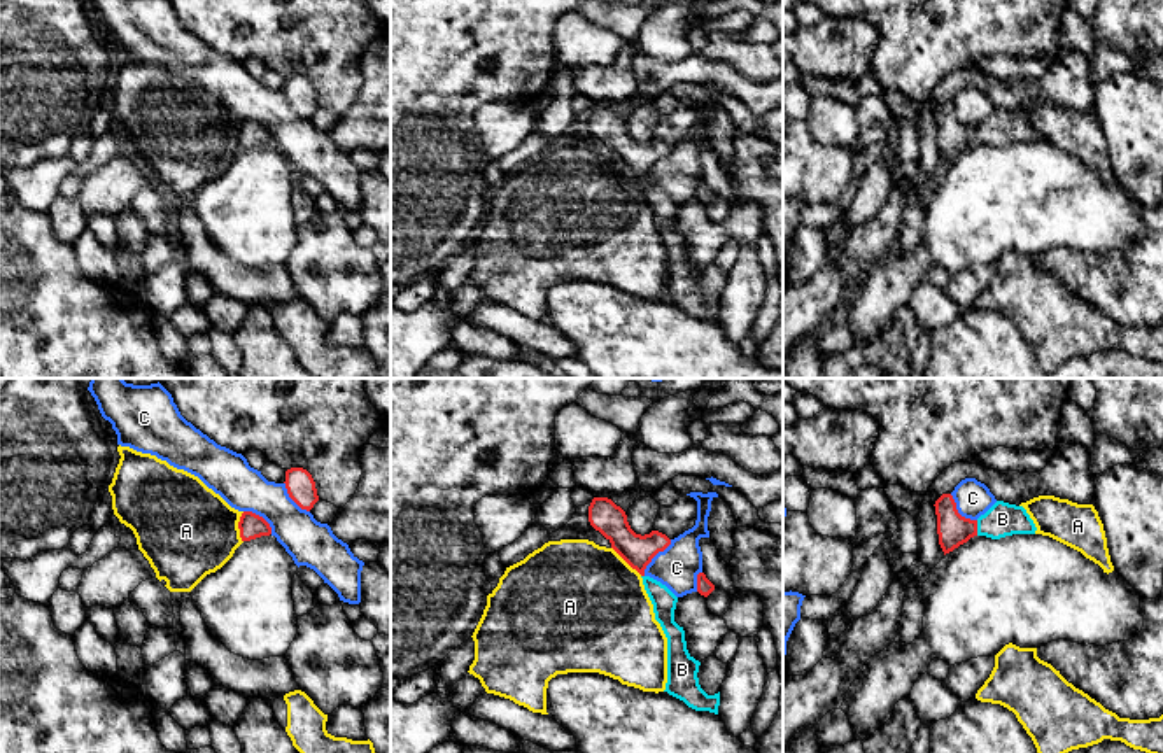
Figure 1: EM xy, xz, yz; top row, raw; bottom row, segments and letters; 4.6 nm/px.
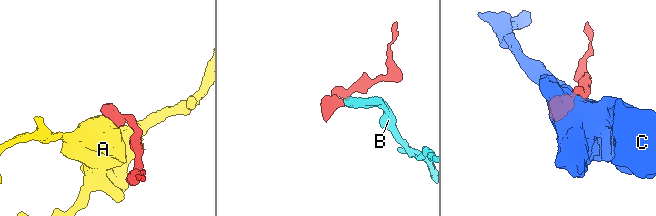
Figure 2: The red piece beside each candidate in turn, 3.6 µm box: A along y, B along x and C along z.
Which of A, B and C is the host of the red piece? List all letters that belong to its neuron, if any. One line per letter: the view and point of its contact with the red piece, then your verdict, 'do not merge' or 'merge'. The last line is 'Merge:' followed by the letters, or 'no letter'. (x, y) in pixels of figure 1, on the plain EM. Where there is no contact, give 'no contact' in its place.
A: meets red in xy at (239, 135); do not merge
B: meets red in yz at (976, 135); merge
C: meets red in xz at (654, 163); do not merge
Merge: B

